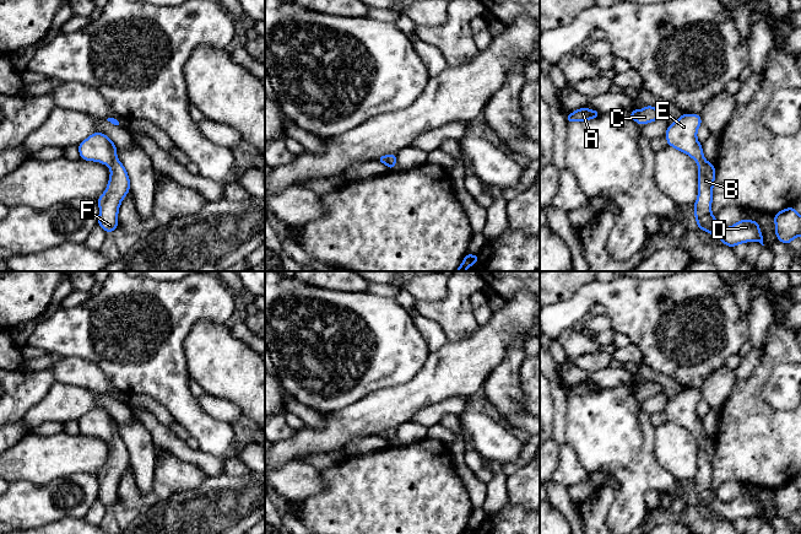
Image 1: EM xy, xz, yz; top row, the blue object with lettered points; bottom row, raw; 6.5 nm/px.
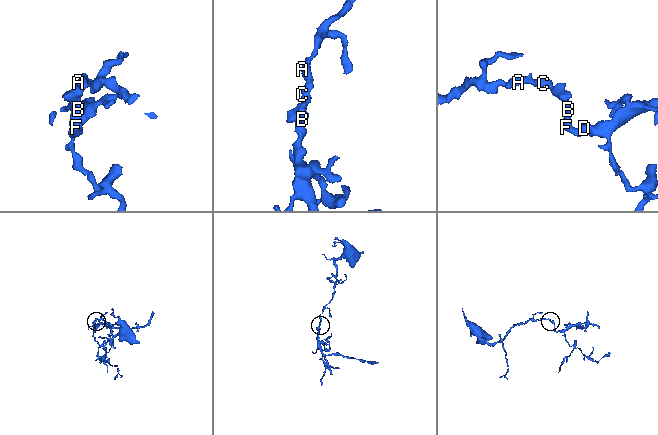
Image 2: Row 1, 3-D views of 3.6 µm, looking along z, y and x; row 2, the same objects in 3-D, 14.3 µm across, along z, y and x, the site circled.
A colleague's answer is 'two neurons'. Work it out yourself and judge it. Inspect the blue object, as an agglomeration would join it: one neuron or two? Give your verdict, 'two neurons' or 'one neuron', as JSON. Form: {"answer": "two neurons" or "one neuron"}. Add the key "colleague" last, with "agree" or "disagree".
{"answer": "one neuron", "colleague": "disagree"}

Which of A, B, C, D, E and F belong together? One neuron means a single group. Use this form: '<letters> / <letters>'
A B C D E F

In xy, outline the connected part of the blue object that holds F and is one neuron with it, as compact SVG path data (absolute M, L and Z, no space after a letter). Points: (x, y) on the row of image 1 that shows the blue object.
M93 133L77 147L82 160L101 162L110 167L108 187L97 203L99 205L98 226L107 233L113 232L118 227L118 211L121 200L130 190L126 169L117 158L115 144L102 133Z

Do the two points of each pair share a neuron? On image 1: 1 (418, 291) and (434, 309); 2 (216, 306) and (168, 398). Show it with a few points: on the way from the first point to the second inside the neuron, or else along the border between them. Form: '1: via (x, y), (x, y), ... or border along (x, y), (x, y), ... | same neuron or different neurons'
1: border along (448, 284), (443, 298), (417, 302) | different neurons
2: via (189, 318), (168, 341), (168, 371) | same neuron

